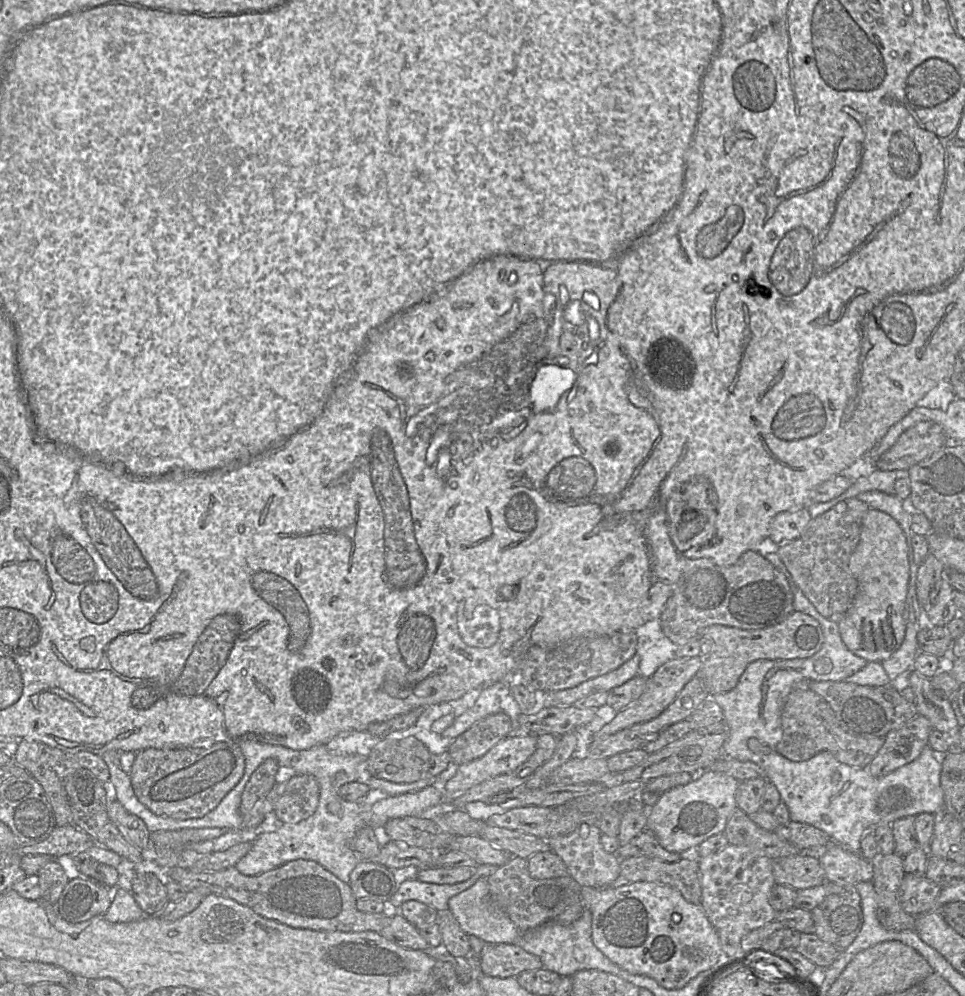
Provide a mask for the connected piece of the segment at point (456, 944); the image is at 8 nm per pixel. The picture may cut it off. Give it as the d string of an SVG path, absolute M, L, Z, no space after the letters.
M447 910L438 911L436 924L442 935L442 945L456 958L464 958L470 951L469 935L460 927L452 913Z

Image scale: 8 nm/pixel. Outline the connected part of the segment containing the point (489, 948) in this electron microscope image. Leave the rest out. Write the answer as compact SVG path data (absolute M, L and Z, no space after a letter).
M486 943L479 955L482 973L492 977L517 977L526 970L543 967L540 958L517 943Z

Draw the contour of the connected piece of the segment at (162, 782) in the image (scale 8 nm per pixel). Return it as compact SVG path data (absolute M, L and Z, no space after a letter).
M219 742L210 748L148 748L136 752L131 772L138 800L154 814L176 820L201 818L214 810L239 783L245 756L237 742Z

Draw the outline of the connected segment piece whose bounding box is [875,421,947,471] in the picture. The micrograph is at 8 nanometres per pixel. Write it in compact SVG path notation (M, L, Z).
M922 421L905 430L896 443L875 462L882 471L908 470L945 447L943 428L932 421Z

